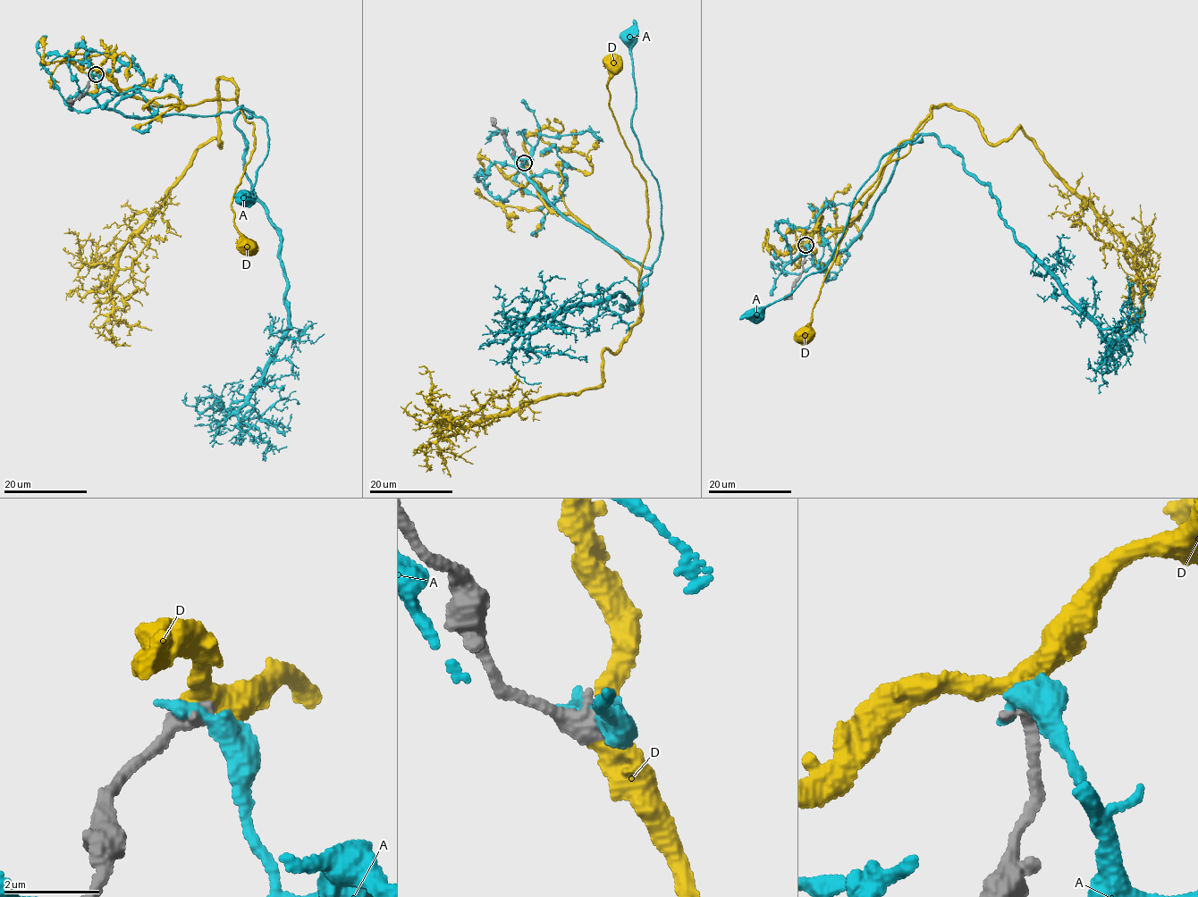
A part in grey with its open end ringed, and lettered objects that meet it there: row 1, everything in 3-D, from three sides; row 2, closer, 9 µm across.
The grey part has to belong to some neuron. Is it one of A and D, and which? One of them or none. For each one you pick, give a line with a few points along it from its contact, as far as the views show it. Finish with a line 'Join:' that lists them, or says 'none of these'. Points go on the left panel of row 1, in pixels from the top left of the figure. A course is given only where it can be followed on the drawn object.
D: Its course: (96, 74), (167, 106), (232, 99), (254, 125), (232, 205), (249, 247)
Join: D

